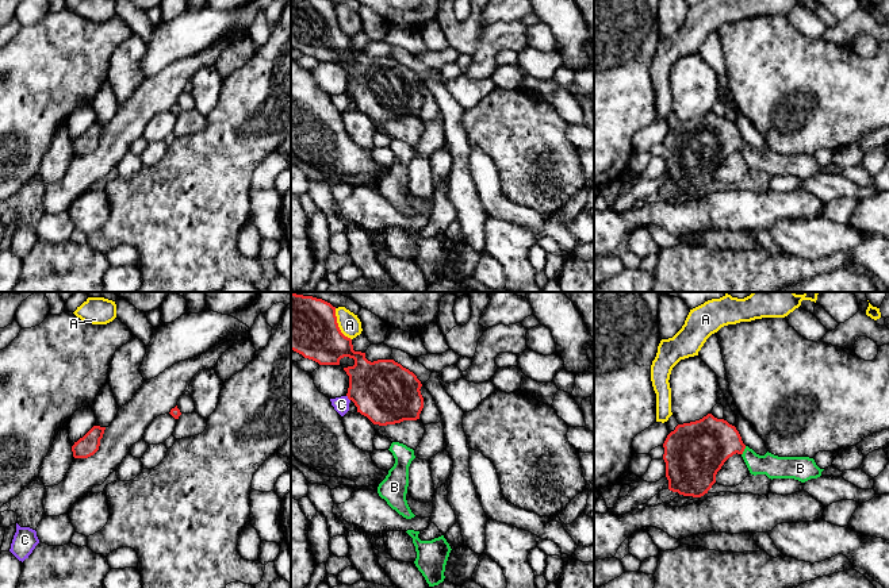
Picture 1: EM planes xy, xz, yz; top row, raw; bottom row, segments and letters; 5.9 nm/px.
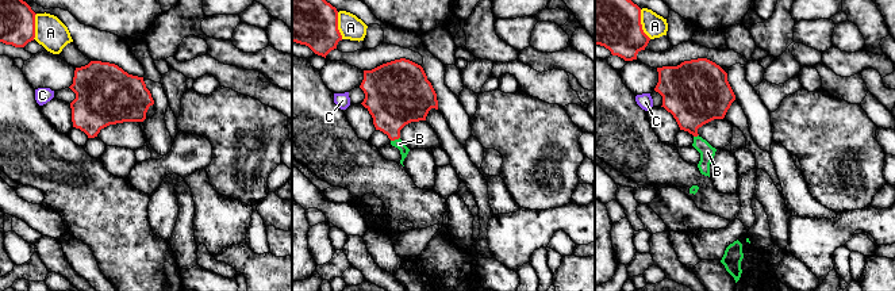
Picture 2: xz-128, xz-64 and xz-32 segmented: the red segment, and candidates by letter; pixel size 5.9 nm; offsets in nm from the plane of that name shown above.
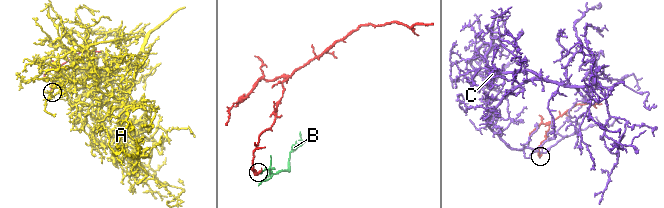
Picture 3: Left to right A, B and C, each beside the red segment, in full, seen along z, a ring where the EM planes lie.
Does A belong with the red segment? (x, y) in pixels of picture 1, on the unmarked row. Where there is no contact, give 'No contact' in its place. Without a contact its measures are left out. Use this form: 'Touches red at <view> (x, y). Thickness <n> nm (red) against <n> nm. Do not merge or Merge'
Touches red at xz (337, 22). Thickness 320 nm (red) against 130 nm. Do not merge

